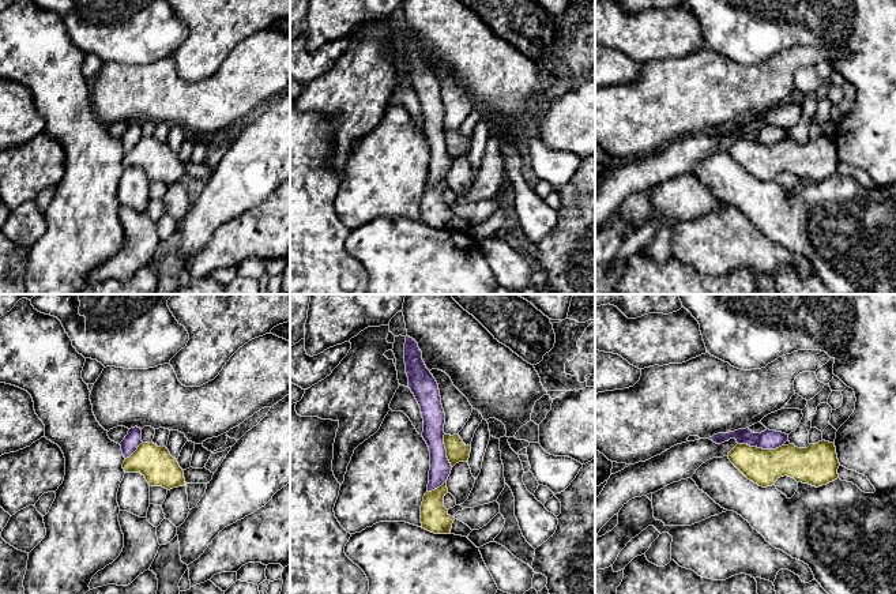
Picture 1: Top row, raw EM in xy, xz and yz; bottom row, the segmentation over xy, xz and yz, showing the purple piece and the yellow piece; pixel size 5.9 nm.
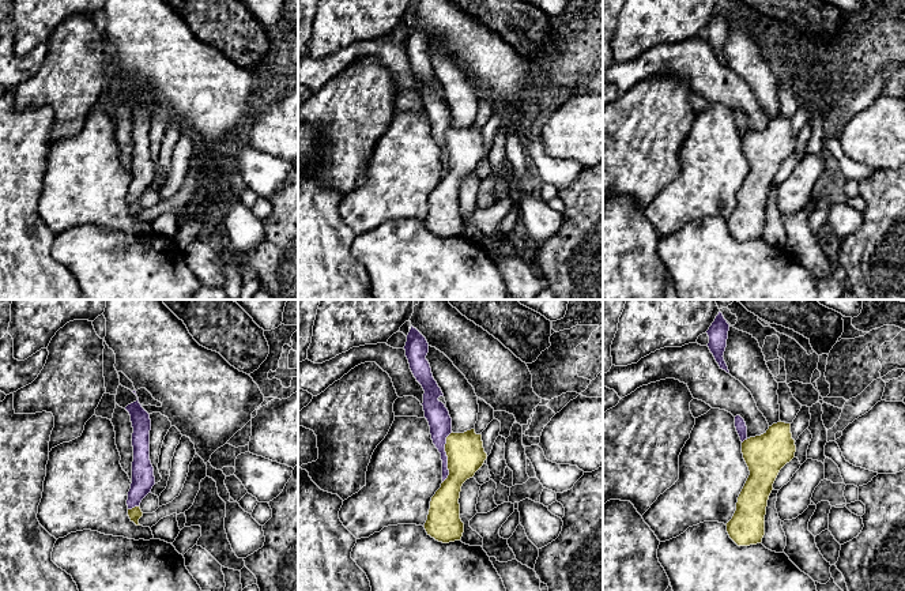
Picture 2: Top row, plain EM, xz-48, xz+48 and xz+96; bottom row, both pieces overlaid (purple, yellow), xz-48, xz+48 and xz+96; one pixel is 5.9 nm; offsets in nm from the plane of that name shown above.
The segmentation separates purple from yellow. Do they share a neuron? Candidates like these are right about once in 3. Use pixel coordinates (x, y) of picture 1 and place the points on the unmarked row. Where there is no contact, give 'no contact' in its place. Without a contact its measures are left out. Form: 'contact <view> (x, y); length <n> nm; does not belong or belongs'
contact yz (760, 142); length 260 nm; belongs

